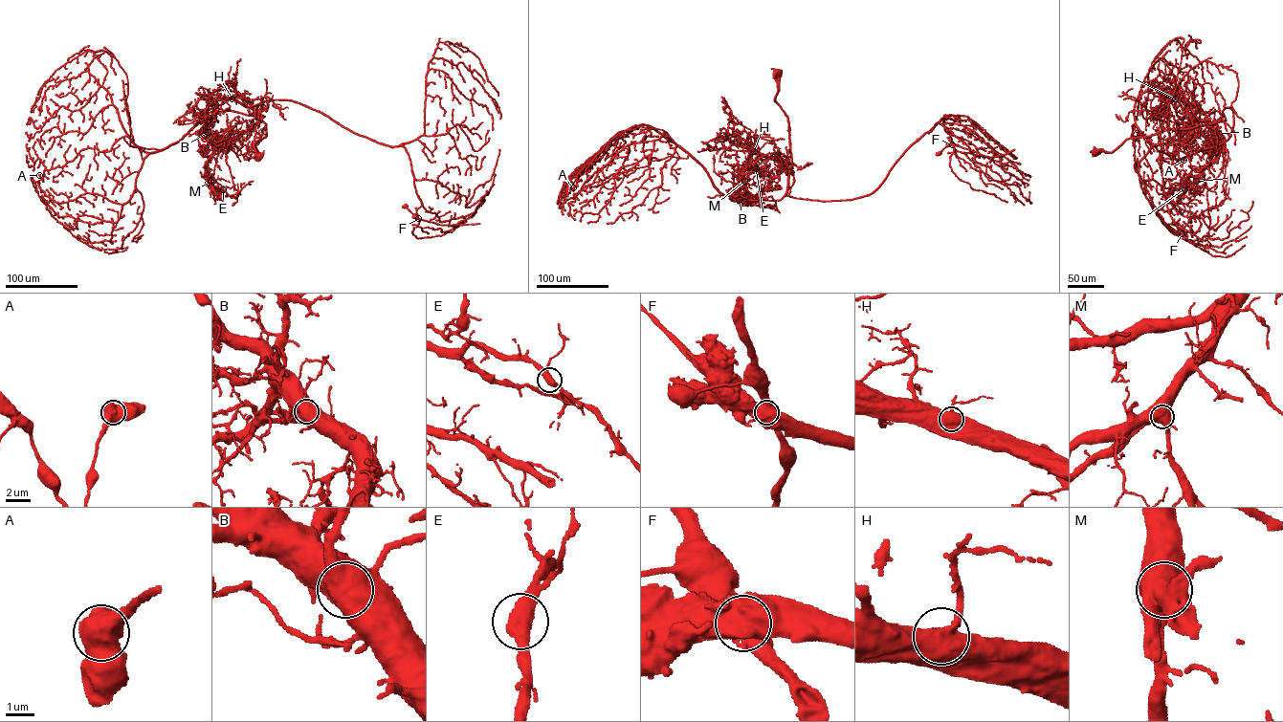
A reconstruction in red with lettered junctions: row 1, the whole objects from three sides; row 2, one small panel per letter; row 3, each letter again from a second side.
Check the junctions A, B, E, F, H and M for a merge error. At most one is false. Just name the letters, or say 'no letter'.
F

